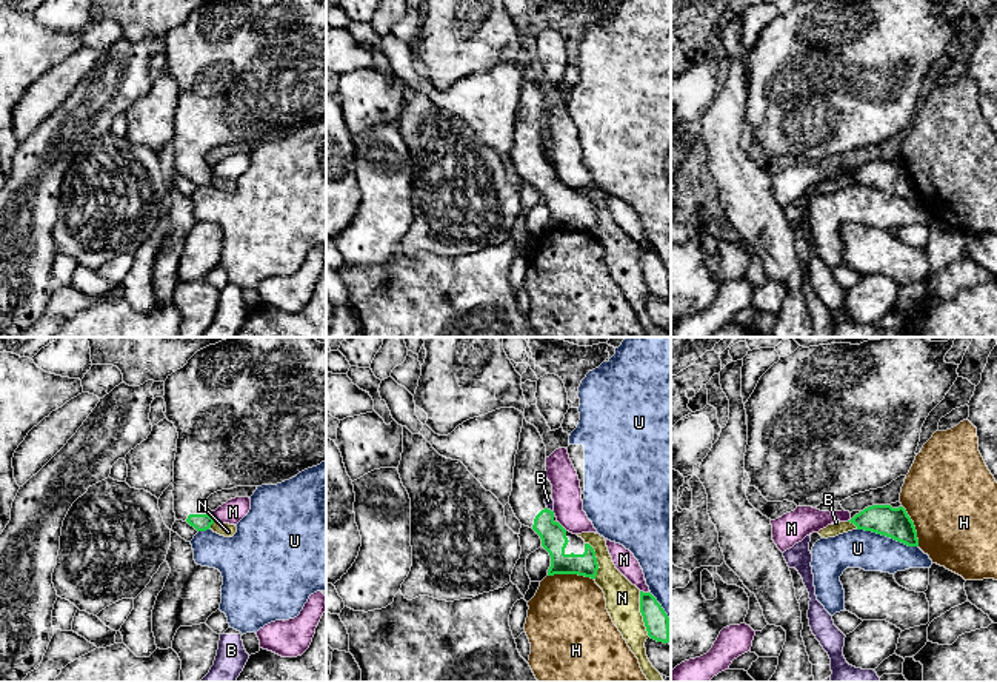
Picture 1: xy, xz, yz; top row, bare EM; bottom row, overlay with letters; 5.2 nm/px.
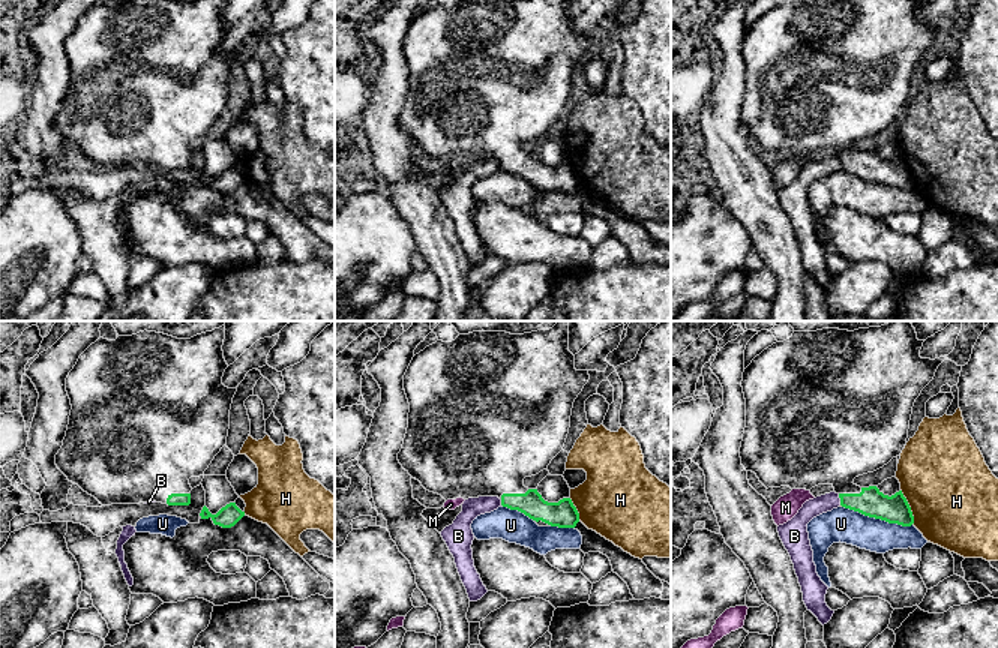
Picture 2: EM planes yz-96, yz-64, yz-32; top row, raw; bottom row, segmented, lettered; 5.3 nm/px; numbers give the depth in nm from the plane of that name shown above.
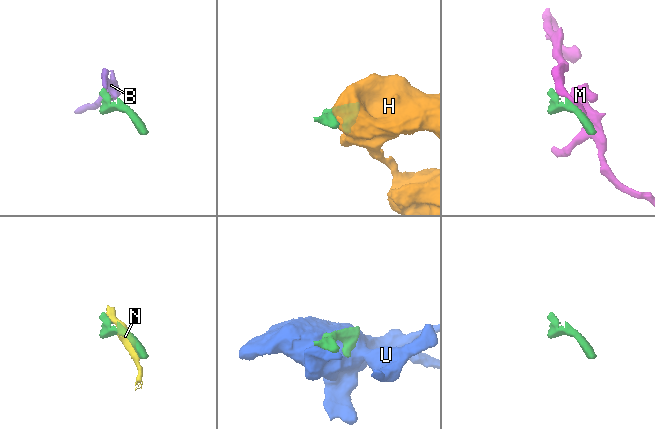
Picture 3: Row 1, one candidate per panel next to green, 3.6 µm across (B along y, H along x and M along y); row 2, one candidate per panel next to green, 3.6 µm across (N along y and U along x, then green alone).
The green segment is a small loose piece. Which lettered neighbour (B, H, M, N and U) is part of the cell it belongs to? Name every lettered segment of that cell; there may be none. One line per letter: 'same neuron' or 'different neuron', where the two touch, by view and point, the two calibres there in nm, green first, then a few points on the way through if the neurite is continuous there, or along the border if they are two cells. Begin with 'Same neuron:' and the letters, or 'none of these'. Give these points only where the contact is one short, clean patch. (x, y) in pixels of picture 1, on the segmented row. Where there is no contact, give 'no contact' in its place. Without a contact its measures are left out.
Same neuron: none of these
B: different neuron; contact xz (550, 510); calibres 140 and 50 nm; border xz (546, 508), (553, 511)
H: different neuron; contact xz (571, 573); calibres 140 and 420 nm
M: different neuron; contact xz (645, 593); calibres 130 and 110 nm
N: different neuron; contact xz (642, 615); calibres 130 and 180 nm
U: different neuron; contact yz (888, 536); calibres 160 and 200 nm

